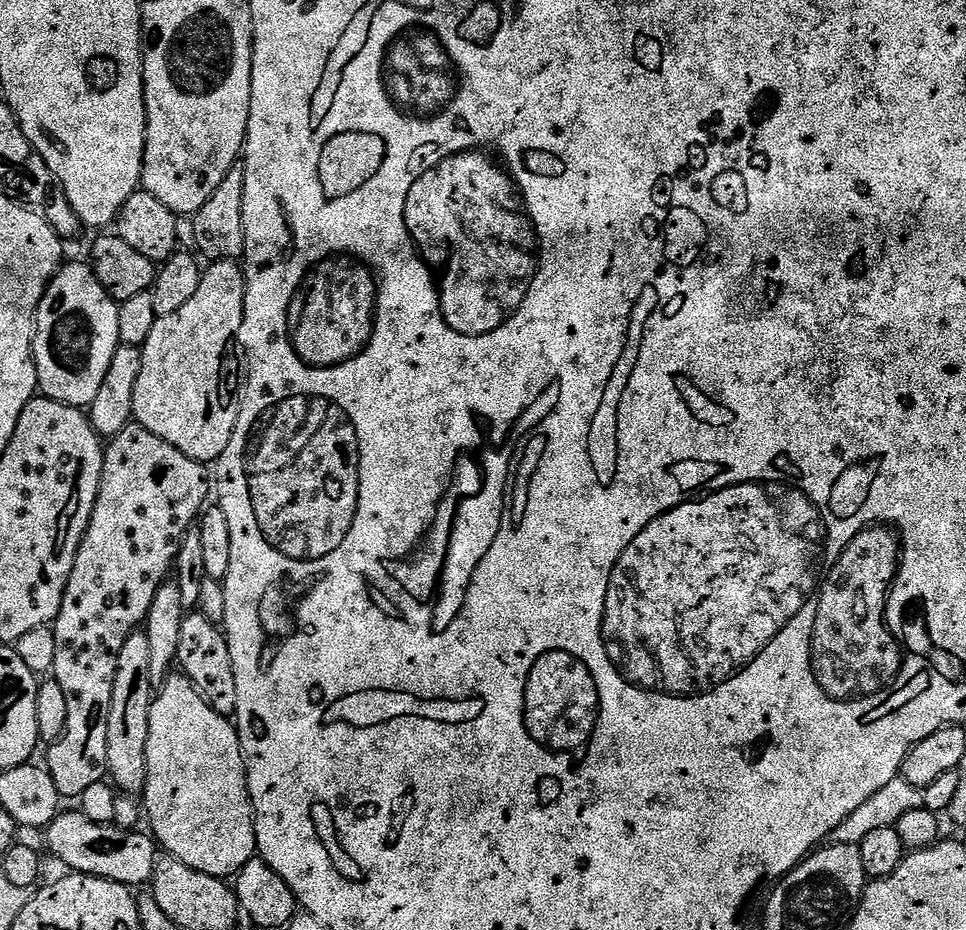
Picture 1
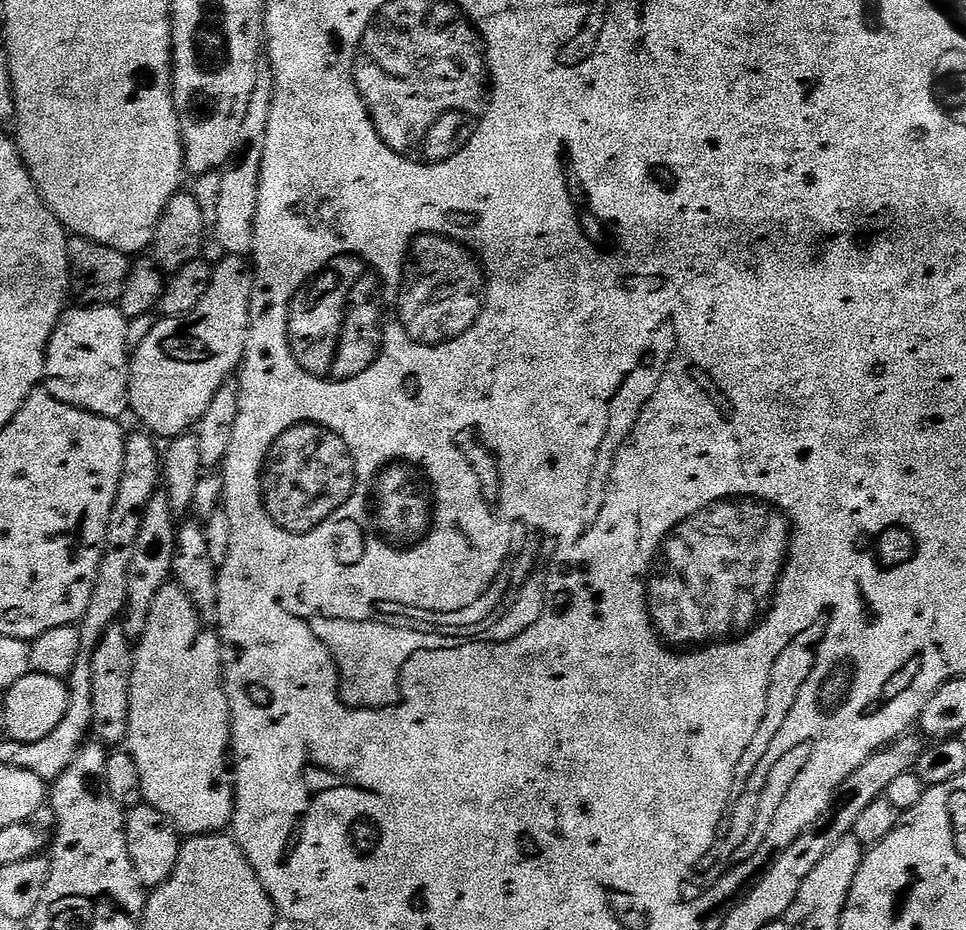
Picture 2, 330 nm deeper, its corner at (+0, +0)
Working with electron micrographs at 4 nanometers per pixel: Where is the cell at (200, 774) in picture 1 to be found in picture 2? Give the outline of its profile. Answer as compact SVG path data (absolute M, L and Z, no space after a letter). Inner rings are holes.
M169 582L158 590L158 598L154 598L154 606L150 606L150 618L146 622L146 630L139 636L135 645L136 661L130 682L130 718L128 719L127 751L131 752L134 762L138 762L140 775L140 795L151 797L152 807L157 808L165 818L171 820L181 833L188 836L203 836L205 832L218 832L229 827L232 818L232 809L236 807L236 785L233 773L230 771L230 745L232 742L232 715L228 705L228 695L224 689L224 659L220 653L220 638L215 631L207 628L205 617L190 602L190 594L182 590L182 586Z

